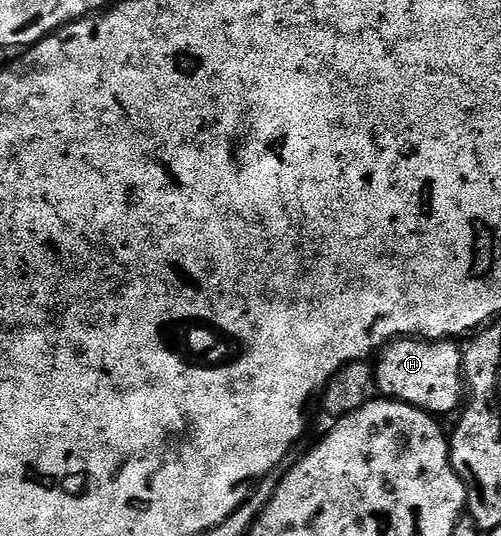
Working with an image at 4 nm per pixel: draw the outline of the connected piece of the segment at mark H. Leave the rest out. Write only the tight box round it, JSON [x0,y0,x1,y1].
[374,339,466,417]

